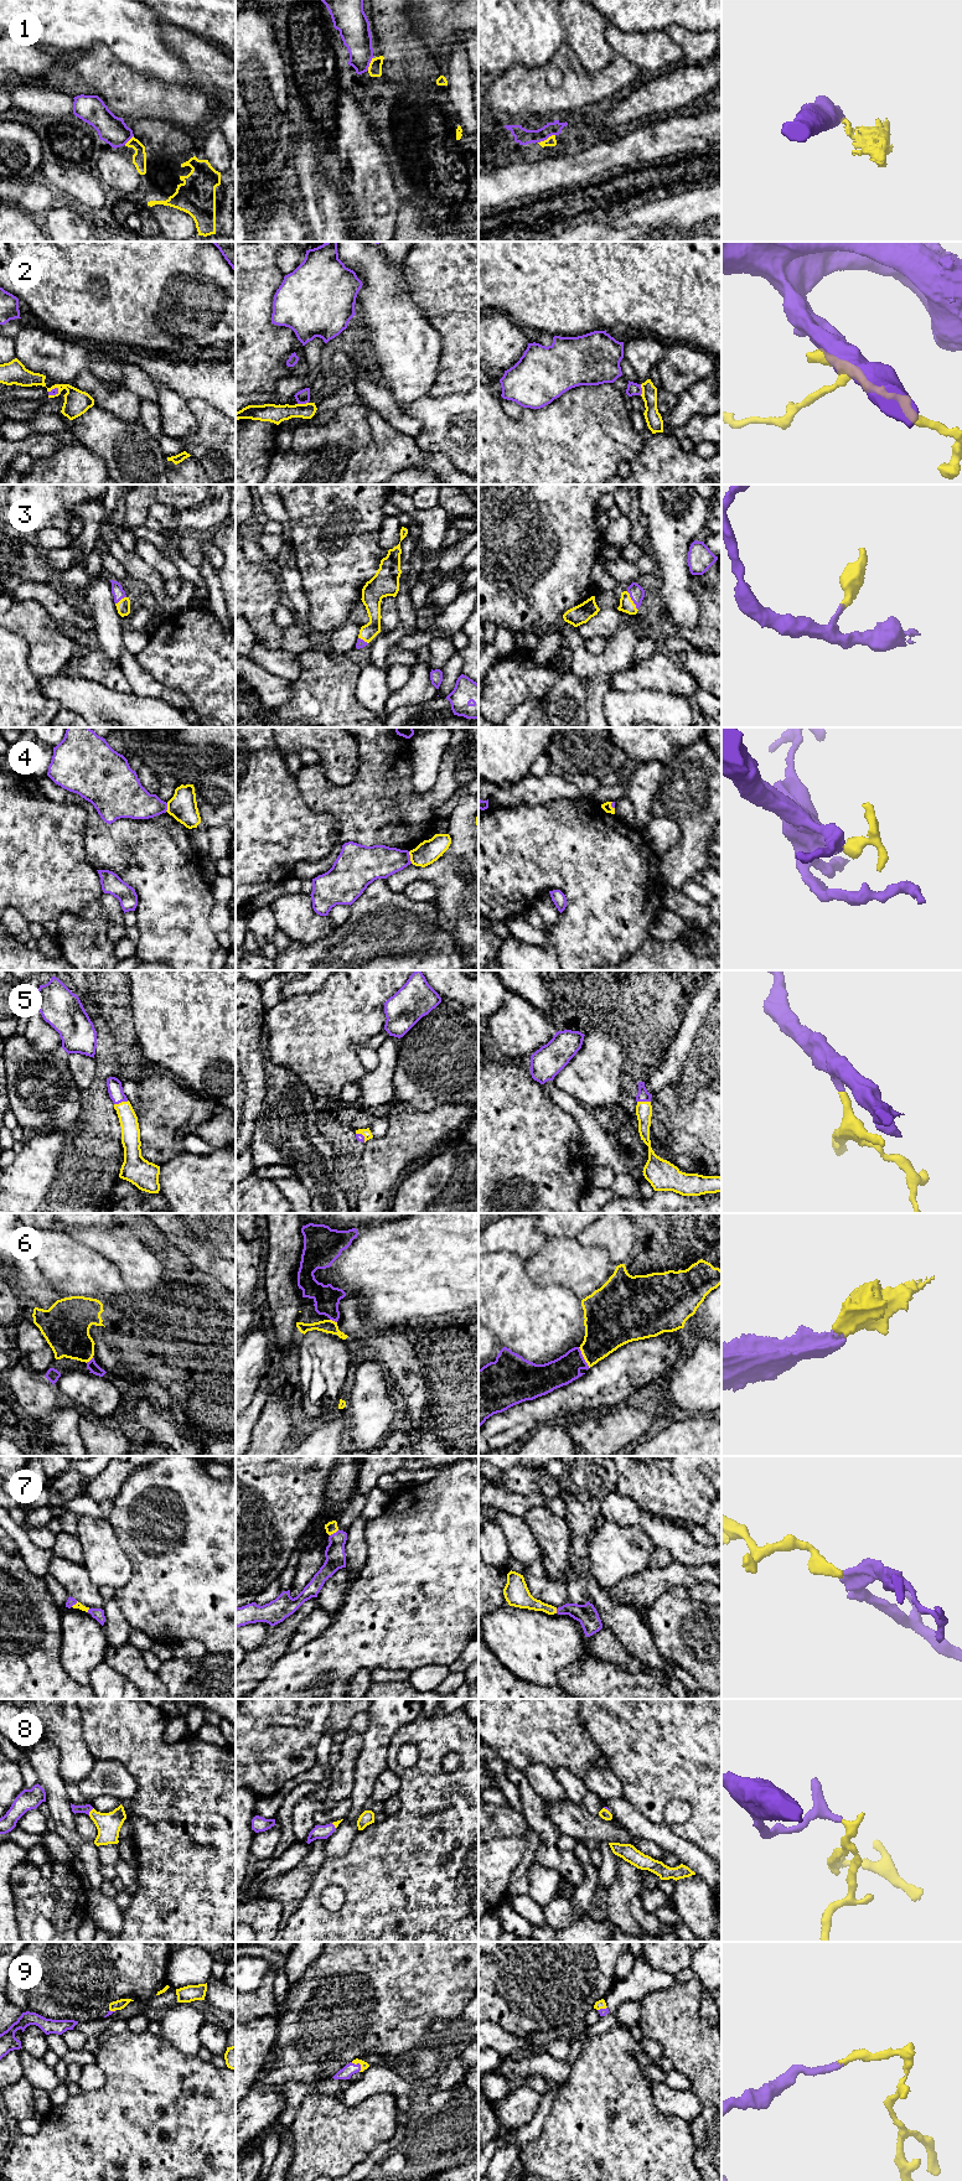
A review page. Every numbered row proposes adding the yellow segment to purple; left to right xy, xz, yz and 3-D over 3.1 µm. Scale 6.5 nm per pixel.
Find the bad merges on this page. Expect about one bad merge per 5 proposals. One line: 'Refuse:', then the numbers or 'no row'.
Refuse: 1, 2, 4

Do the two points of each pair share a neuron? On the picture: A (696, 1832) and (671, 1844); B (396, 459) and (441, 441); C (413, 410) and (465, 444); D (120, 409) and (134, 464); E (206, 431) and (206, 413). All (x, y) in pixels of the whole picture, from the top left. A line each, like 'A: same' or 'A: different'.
A: different
B: different
C: same
D: different
E: same

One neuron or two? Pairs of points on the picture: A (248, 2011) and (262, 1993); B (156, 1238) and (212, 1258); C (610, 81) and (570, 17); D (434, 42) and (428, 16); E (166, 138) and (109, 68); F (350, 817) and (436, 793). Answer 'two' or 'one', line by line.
A: one
B: one
C: two
D: one
E: two
F: one

